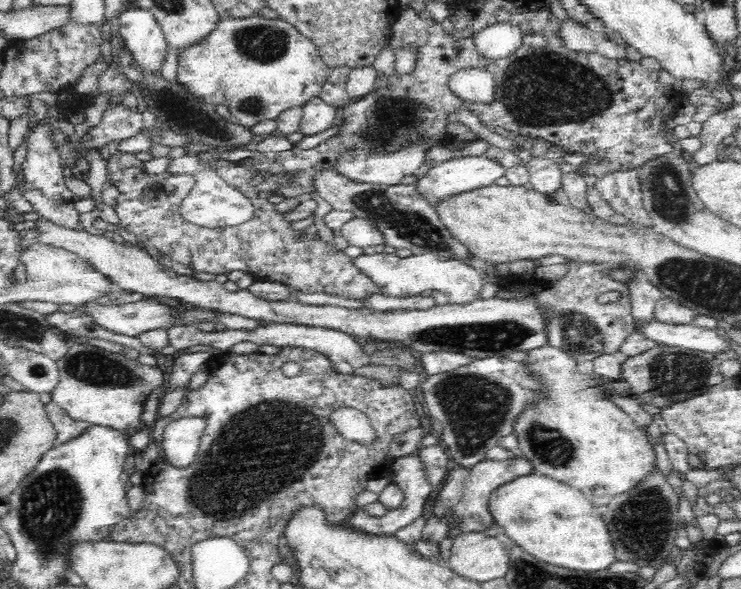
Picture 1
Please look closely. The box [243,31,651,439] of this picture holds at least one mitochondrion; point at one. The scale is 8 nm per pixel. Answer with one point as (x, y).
(542, 87)

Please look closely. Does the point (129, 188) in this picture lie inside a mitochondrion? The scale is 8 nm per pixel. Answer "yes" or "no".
no

